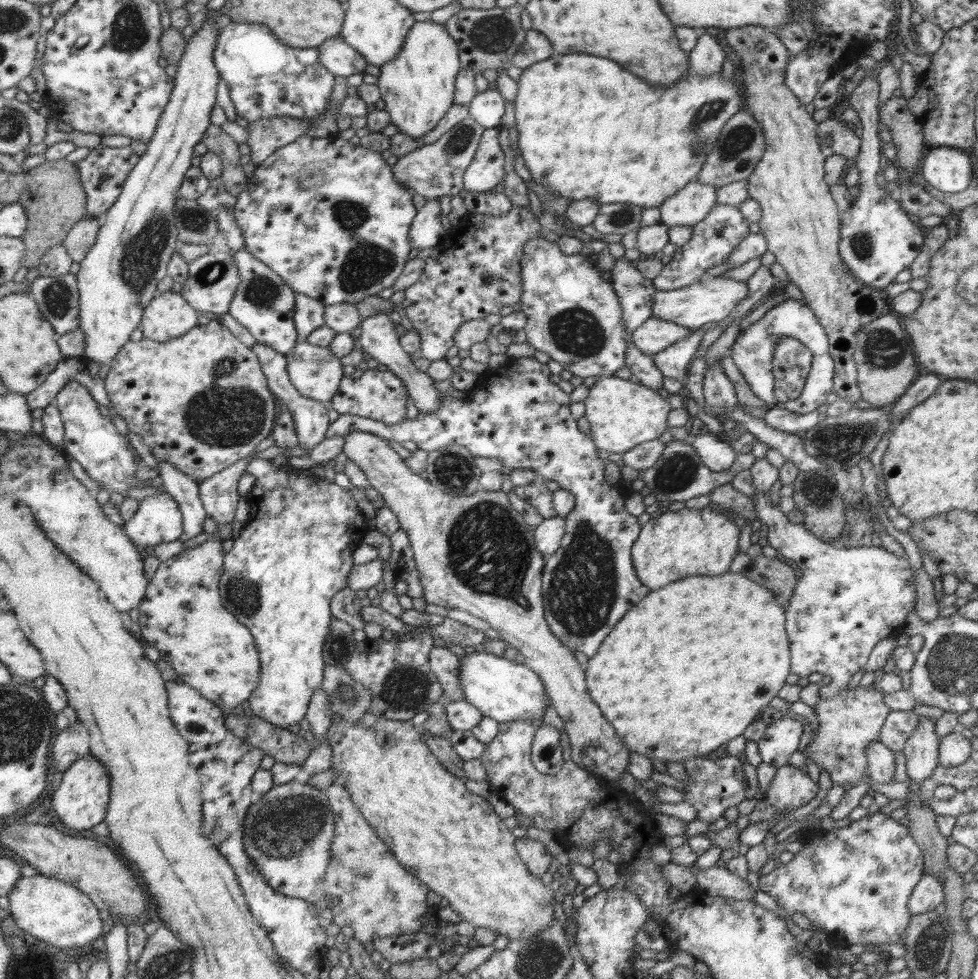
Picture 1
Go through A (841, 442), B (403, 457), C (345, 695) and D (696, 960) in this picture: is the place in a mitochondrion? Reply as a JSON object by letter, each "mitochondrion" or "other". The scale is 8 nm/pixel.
{"A":"mitochondrion","B":"other","C":"mitochondrion","D":"other"}

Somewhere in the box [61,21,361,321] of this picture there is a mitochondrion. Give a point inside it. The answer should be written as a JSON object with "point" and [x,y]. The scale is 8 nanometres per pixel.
{"point":[141,258]}

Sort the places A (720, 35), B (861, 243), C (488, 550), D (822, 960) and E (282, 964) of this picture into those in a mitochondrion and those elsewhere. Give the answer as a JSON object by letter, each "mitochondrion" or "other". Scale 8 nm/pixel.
{"A":"other","B":"mitochondrion","C":"mitochondrion","D":"other","E":"other"}

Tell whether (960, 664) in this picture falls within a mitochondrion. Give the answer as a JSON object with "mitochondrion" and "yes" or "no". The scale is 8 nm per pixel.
{"mitochondrion":"yes"}

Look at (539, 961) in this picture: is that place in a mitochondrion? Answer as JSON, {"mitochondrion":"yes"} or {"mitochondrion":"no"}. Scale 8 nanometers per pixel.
{"mitochondrion":"yes"}

